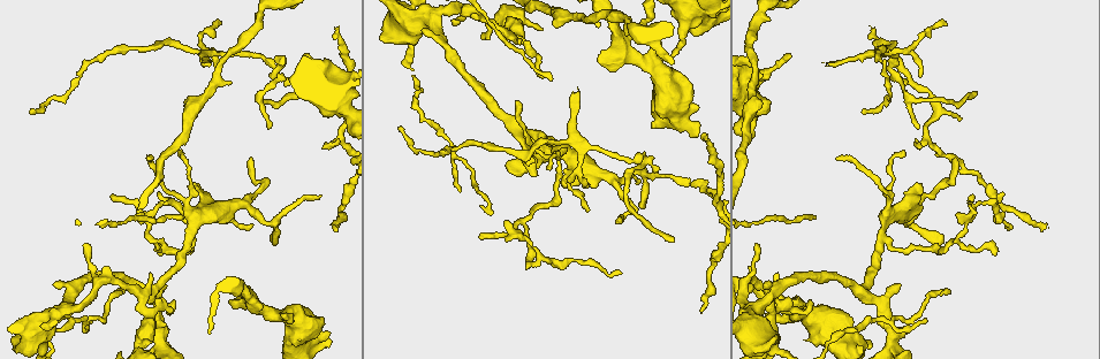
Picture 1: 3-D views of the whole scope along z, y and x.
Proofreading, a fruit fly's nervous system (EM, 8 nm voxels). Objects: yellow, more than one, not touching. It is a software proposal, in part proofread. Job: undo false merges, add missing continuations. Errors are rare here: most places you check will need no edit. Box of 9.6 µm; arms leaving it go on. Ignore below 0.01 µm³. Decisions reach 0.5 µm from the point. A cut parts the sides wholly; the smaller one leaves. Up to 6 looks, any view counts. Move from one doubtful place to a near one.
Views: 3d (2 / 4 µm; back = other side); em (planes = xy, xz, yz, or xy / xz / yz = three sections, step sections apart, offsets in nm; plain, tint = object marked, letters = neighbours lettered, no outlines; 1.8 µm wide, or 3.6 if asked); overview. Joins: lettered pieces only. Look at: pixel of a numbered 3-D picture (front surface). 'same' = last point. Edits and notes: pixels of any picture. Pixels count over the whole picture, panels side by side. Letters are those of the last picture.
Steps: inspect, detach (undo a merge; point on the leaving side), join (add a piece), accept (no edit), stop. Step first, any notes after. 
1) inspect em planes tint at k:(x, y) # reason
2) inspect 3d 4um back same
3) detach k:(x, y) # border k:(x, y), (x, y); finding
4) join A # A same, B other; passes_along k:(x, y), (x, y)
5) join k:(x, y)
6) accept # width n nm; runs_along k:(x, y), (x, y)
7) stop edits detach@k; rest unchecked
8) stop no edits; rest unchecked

inspect em planes letters at 1:(273, 67)

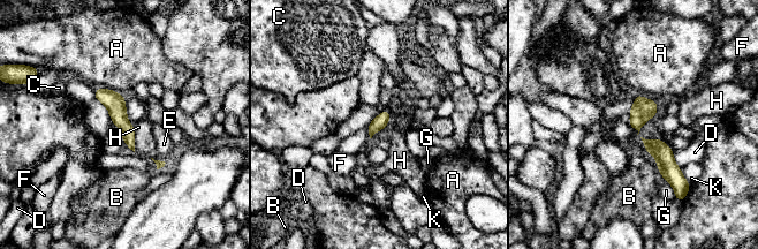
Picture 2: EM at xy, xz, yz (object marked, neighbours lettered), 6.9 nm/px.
accept # A other, B other, C other, D other, E other, F other, G other, H other, K other; all the same neuron

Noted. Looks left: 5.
inspect em 3.6um xz step 16 letters at 1:(926, 134) # abrupt turn

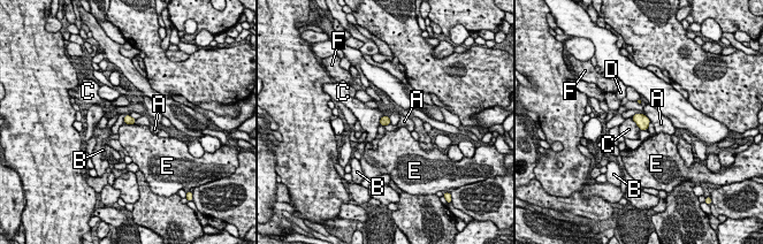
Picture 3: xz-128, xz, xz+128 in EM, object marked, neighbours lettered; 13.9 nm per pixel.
accept # A other, B other, C other, D other, E other, F other; border 3:(387, 114), (380, 119), (379, 123); continuous, no second neuron

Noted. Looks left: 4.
inspect em xy step 8 tint at 1:(706, 133) # long arm stops here

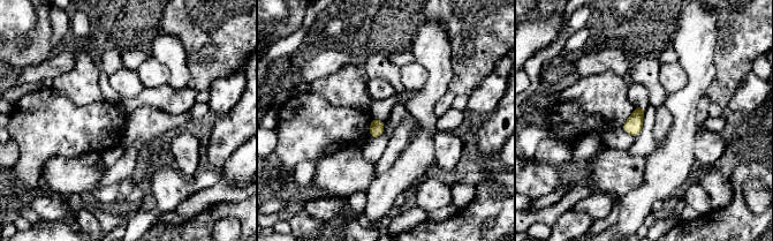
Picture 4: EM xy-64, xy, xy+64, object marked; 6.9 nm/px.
inspect em planes letters same # another direction

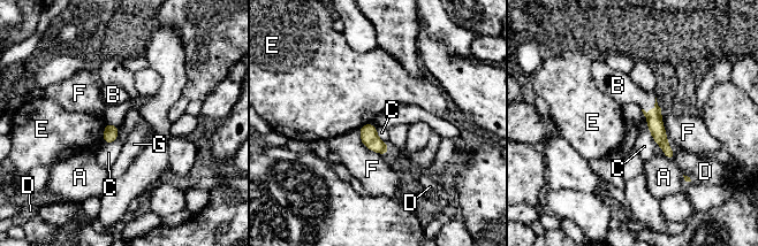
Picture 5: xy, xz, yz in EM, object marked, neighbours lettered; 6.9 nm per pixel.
join 5:(623, 91) # width 100 nm; A other, B same, C other, D other, E other, F other, G other; passes_along 5:(654, 121), (653, 108), (623, 91); it goes on there

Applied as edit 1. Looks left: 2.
stop edits join@5; rest unchecked

